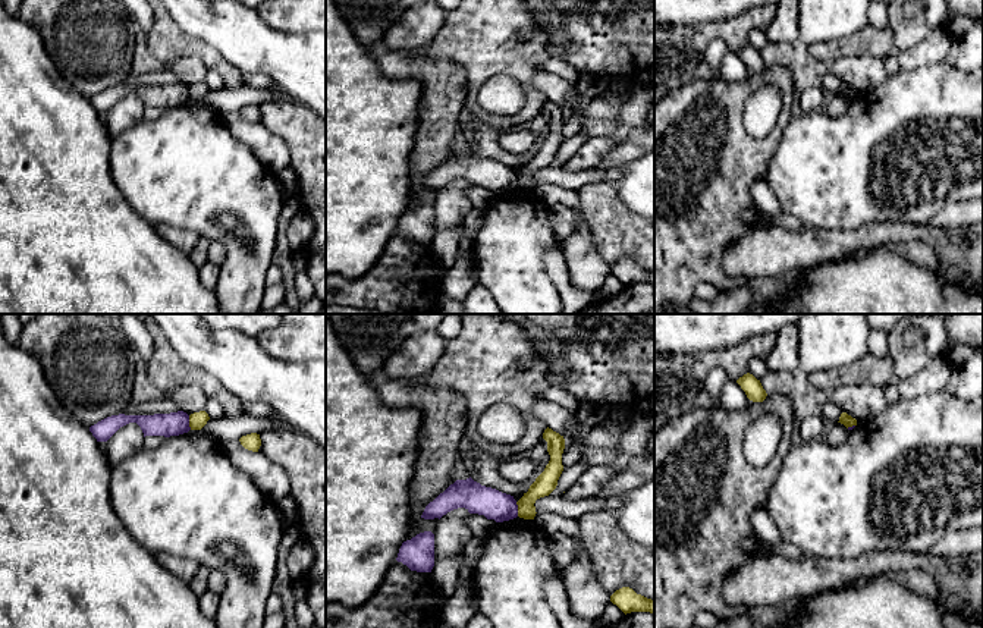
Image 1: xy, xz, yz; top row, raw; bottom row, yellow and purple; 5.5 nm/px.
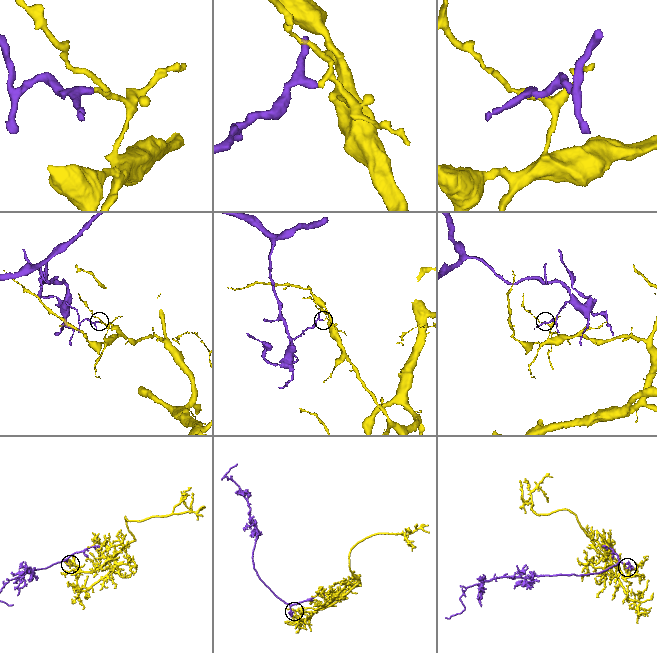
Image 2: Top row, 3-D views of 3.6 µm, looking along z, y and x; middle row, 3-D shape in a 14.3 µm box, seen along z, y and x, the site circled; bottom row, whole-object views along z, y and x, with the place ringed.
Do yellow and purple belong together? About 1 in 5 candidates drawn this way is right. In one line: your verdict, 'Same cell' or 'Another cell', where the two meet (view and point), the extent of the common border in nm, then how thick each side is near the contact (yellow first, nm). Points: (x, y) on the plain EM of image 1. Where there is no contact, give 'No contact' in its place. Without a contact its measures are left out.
Another cell. Touches yellow at xy (189, 94). Shared border 80 nm. Thickness 90 nm (yellow) against 130 nm

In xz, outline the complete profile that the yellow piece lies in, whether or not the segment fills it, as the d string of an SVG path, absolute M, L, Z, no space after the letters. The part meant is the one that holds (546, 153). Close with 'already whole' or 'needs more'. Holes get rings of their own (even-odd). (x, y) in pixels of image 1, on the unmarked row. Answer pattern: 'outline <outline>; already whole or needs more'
outline M546 100L543 110L547 113L547 123L550 132L544 142L530 157L528 163L516 173L518 188L524 191L534 191L536 188L536 172L549 167L558 157L558 151L563 142L562 125L565 120L565 110L552 100Z; already whole

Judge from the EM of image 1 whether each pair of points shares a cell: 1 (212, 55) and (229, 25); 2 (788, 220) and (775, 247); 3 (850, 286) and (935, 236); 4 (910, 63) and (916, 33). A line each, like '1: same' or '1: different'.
1: different
2: different
3: different
4: different

